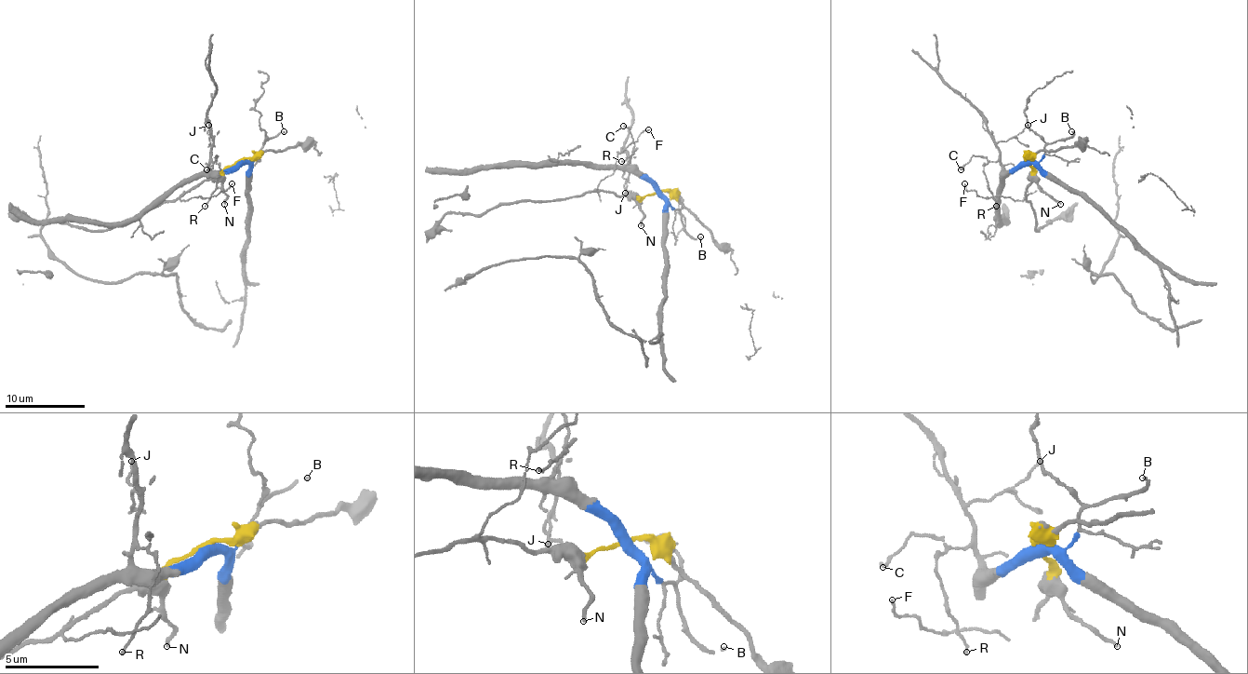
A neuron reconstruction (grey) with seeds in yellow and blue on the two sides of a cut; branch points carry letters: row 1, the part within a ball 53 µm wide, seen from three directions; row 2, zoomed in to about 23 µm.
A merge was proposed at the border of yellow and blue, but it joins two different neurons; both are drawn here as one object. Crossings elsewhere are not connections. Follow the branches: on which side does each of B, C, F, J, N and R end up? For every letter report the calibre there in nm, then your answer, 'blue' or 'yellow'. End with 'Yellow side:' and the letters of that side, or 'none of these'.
B: calibre 130 nm; blue
C: calibre 150 nm; blue
F: calibre 110 nm; yellow
J: calibre 120 nm; blue
N: calibre 180 nm; yellow
R: calibre 100 nm; blue
Yellow side: F, N

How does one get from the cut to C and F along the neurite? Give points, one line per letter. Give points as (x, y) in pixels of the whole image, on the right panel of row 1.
C: (1028, 160), (1020, 168), (1002, 168), (998, 162), (978, 156), (960, 170)
F: (1028, 160), (1032, 180), (1026, 186), (1026, 196), (1022, 200), (989, 196), (982, 198), (964, 184)

